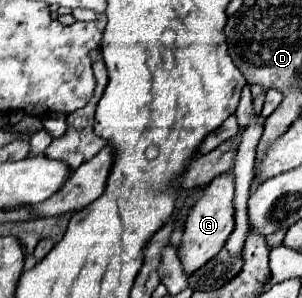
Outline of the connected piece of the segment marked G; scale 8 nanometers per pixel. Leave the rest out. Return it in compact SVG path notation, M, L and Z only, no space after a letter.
M226 172L214 178L202 198L190 208L186 224L184 224L184 236L182 236L182 248L178 252L178 258L184 266L184 272L190 276L194 270L198 270L202 264L206 264L210 258L214 258L226 244L228 236L234 230L234 174Z

